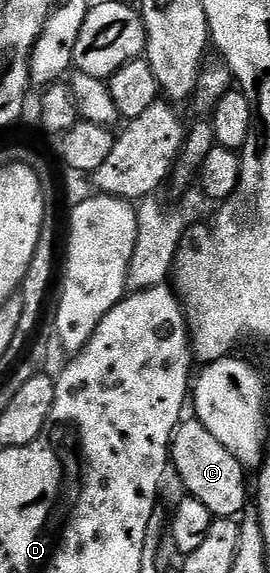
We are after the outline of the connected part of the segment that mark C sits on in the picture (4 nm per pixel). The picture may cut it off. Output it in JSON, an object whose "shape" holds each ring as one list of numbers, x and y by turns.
{"shape":[[190,417,178,424,170,444,170,462,173,474,175,471,179,481,186,486,185,494,196,497,196,501,205,505,215,517,234,519,247,510,247,472,240,461,236,461,236,457,232,457,232,453,228,453,228,449,224,449,224,445,220,445,220,441,216,441,216,437,212,437,212,433,208,433,208,429,204,429,197,418]]}

